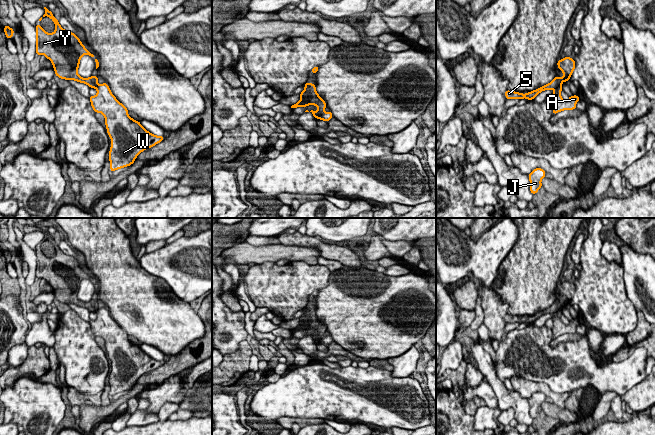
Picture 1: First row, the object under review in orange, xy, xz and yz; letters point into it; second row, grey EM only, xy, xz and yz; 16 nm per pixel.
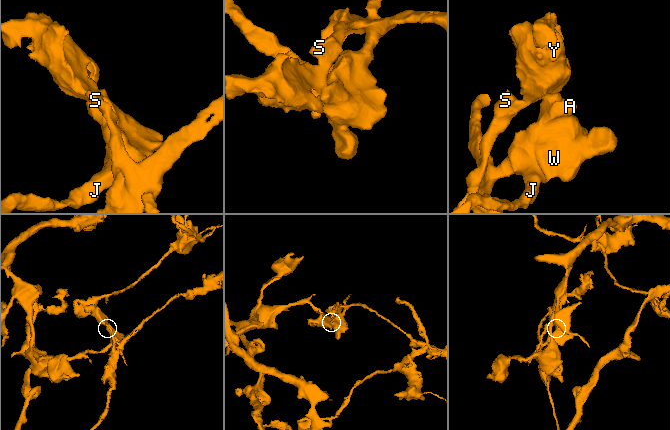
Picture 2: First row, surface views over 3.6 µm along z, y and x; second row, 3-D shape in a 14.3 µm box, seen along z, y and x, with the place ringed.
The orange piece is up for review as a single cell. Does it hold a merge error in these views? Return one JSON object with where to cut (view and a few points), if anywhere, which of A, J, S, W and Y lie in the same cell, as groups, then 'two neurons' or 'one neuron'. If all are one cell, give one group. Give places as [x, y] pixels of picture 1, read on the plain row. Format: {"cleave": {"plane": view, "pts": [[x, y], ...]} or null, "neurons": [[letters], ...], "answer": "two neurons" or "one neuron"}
{"cleave": {"plane": "xz", "pts": [[323, 337], [318, 342]]}, "neurons": [["A", "J", "W"], ["S", "Y"]], "answer": "two neurons"}

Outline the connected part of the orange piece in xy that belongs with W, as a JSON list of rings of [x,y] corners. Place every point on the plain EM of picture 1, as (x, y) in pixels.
[[[107,307],[98,309],[96,314],[97,319],[89,323],[93,334],[104,339],[107,357],[111,361],[110,395],[130,390],[142,375],[165,363],[148,356],[139,345],[132,343],[127,332],[111,317]]]

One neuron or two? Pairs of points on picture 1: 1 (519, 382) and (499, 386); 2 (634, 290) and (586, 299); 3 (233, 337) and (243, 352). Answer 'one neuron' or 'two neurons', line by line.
1: two neurons
2: two neurons
3: two neurons

